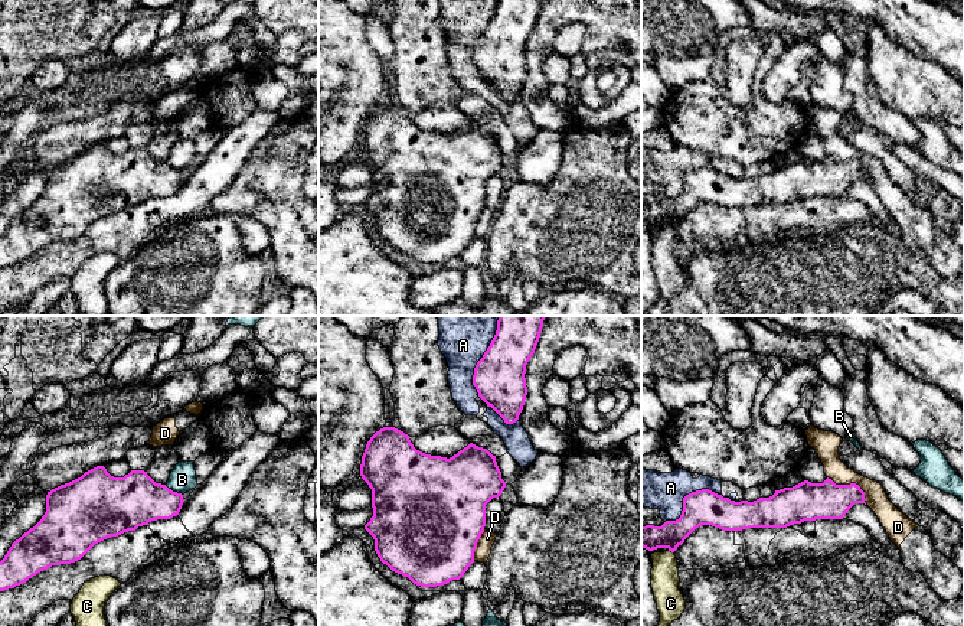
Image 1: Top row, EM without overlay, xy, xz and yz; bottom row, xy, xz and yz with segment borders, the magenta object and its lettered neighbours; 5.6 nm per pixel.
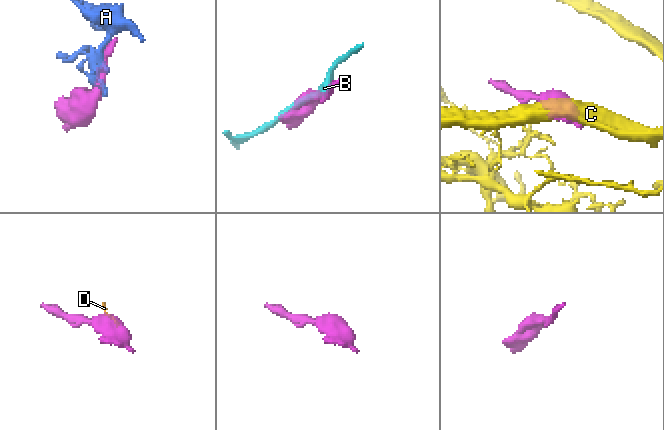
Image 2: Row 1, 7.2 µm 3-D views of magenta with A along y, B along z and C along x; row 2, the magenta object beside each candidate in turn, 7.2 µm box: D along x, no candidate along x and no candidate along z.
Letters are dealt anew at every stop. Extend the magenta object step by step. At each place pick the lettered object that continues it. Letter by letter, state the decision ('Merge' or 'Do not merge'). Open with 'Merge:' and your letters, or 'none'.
Merge: none
A: Do not merge
B: Do not merge
C: Do not merge
D: Do not merge

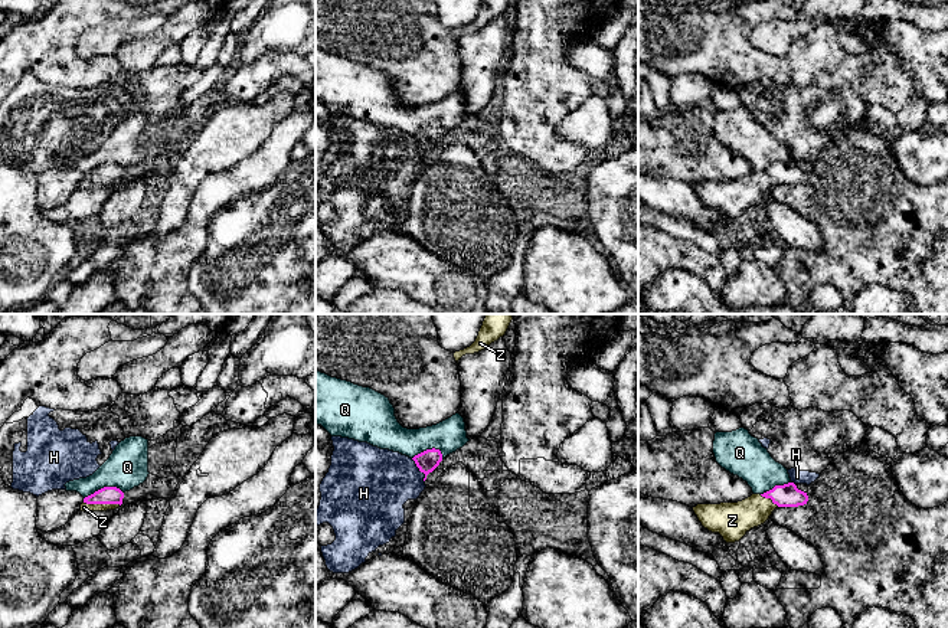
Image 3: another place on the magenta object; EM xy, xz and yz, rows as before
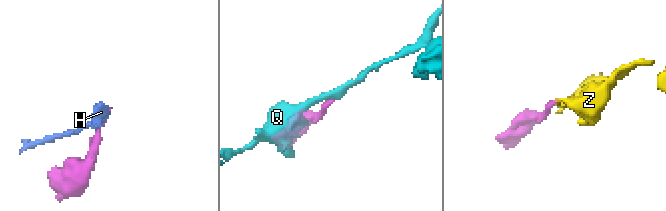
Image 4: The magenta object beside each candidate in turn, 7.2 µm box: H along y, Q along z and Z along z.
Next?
Merge: Z
H: Do not merge
Q: Do not merge
Z: Merge

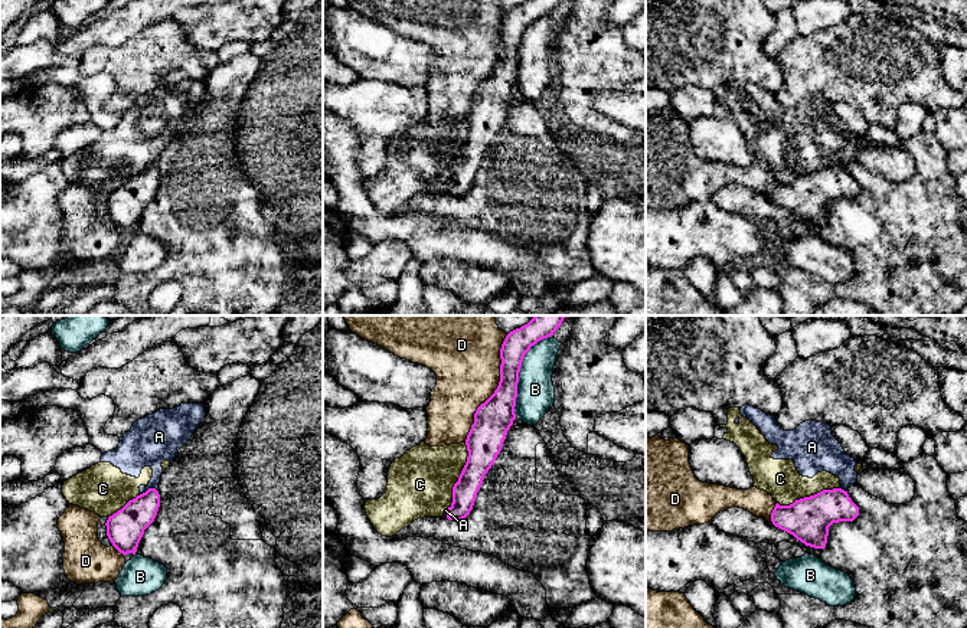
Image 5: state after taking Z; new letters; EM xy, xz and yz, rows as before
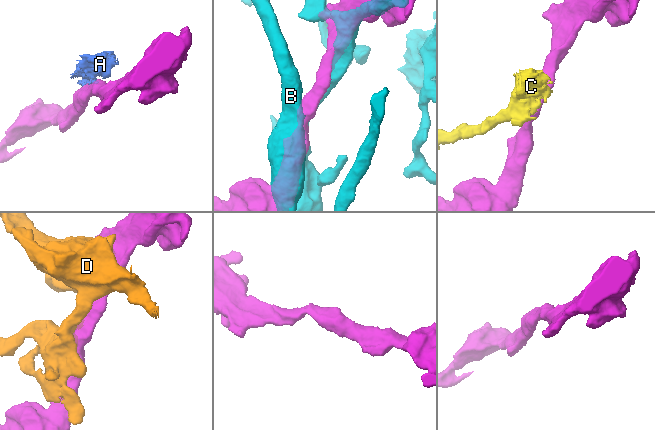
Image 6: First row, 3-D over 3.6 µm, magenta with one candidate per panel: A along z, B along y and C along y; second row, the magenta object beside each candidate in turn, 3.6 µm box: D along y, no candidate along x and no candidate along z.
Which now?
Merge: none
A: Do not merge
B: Do not merge
C: Do not merge
D: Do not merge

